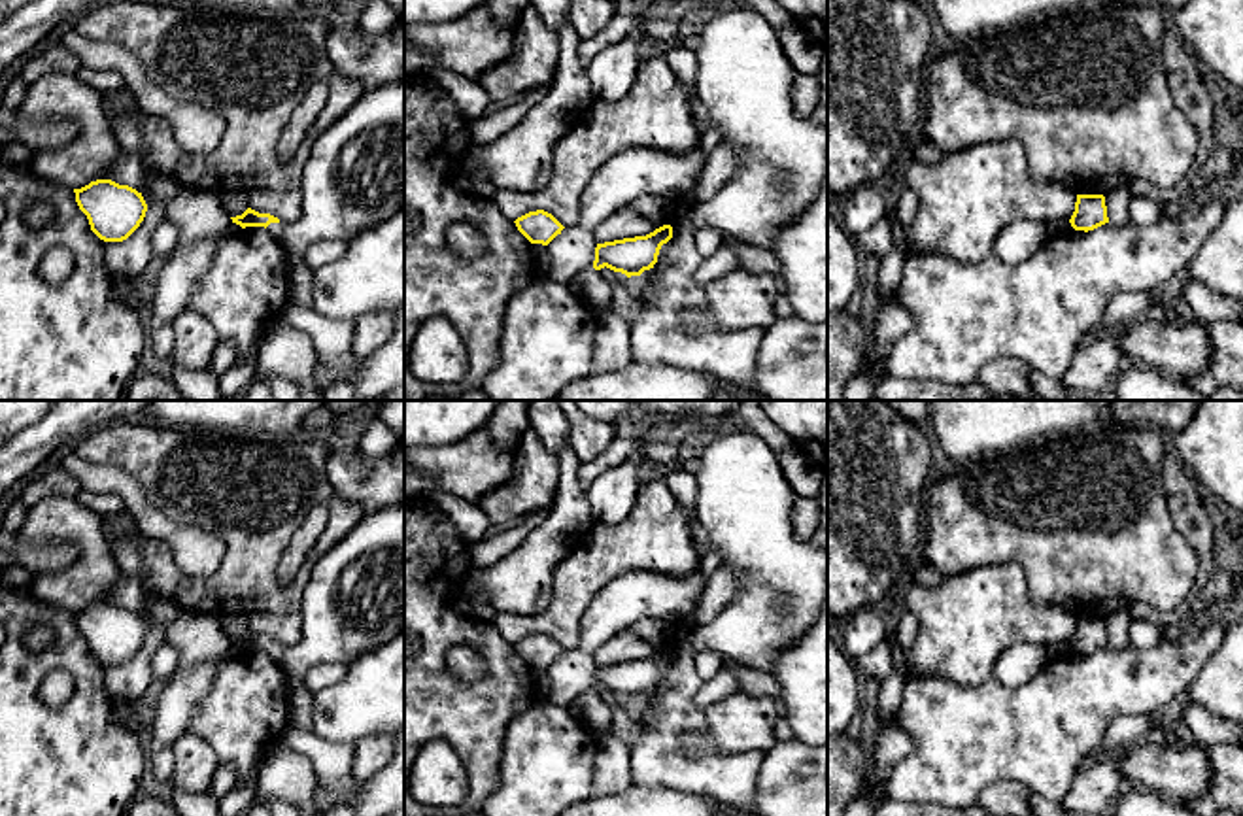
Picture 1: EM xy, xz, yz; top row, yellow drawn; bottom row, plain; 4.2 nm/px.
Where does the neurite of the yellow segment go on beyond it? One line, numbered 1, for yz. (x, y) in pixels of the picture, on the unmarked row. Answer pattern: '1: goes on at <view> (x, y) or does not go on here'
1: does not go on here

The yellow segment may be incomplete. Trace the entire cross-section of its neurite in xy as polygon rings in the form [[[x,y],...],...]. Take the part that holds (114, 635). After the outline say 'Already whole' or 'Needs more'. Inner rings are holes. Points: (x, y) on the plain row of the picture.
[[[96,603],[74,612],[91,654],[104,665],[127,663],[144,644],[147,627],[136,612],[111,603]]]. Already whole

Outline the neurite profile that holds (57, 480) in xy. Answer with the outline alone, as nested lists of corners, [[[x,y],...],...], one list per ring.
[[[57,467],[45,474],[34,474],[25,482],[21,501],[26,508],[34,506],[45,497],[77,497],[81,485],[64,468]]]

